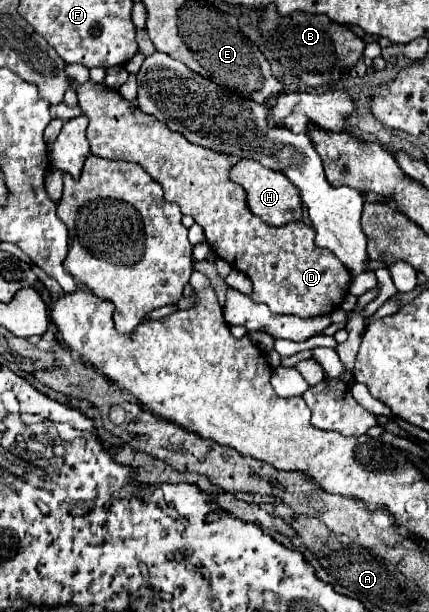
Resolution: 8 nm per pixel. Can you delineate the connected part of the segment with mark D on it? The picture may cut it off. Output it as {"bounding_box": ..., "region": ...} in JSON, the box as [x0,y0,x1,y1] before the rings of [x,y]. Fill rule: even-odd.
{"bounding_box":[68,78,352,318],"region":[[[70,78],[68,86],[76,92],[82,112],[90,118],[90,126],[86,134],[88,134],[92,154],[108,158],[108,160],[124,160],[124,162],[140,164],[164,188],[164,200],[178,204],[182,214],[192,216],[204,228],[206,242],[214,250],[214,254],[226,260],[234,270],[246,274],[252,280],[254,302],[266,304],[274,314],[292,314],[298,318],[328,316],[342,306],[352,282],[350,270],[332,252],[320,250],[314,244],[316,234],[304,222],[276,228],[256,218],[246,204],[244,188],[230,180],[230,170],[234,166],[232,158],[188,142],[184,136],[180,136],[180,132],[172,132],[168,130],[168,126],[164,126],[150,114],[144,114],[138,108],[132,108],[130,102],[122,98],[120,92],[110,90],[104,84],[96,84],[94,80],[80,84]]]}

